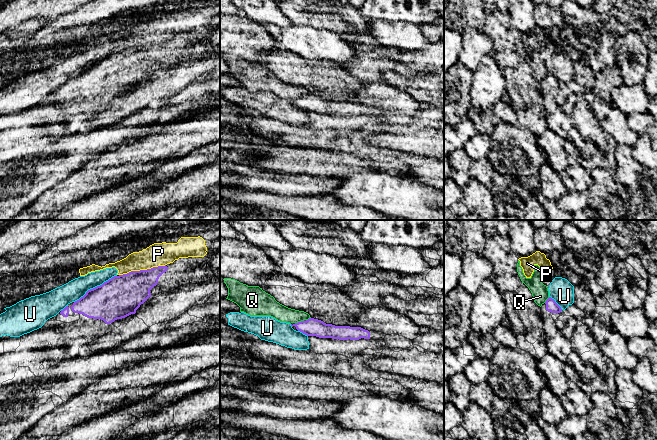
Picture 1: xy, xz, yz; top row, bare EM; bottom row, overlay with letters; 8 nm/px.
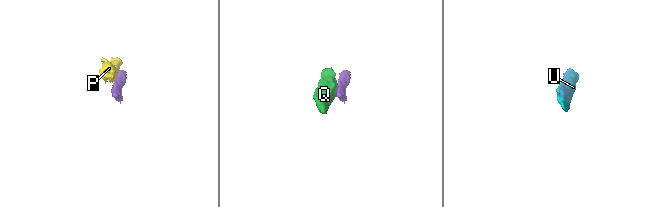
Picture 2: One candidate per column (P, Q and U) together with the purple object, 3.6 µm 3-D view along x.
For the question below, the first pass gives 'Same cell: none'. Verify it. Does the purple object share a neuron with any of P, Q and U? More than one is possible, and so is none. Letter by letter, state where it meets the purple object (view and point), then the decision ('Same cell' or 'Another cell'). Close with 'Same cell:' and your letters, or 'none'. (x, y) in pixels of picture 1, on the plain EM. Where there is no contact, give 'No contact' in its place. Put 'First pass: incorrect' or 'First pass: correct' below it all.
P: Touches purple at xy (142, 46). Another cell
Q: Touches purple at xz (299, 98). Another cell
U: Touches purple at xy (95, 63). Another cell
Same cell: none
First pass: correct

